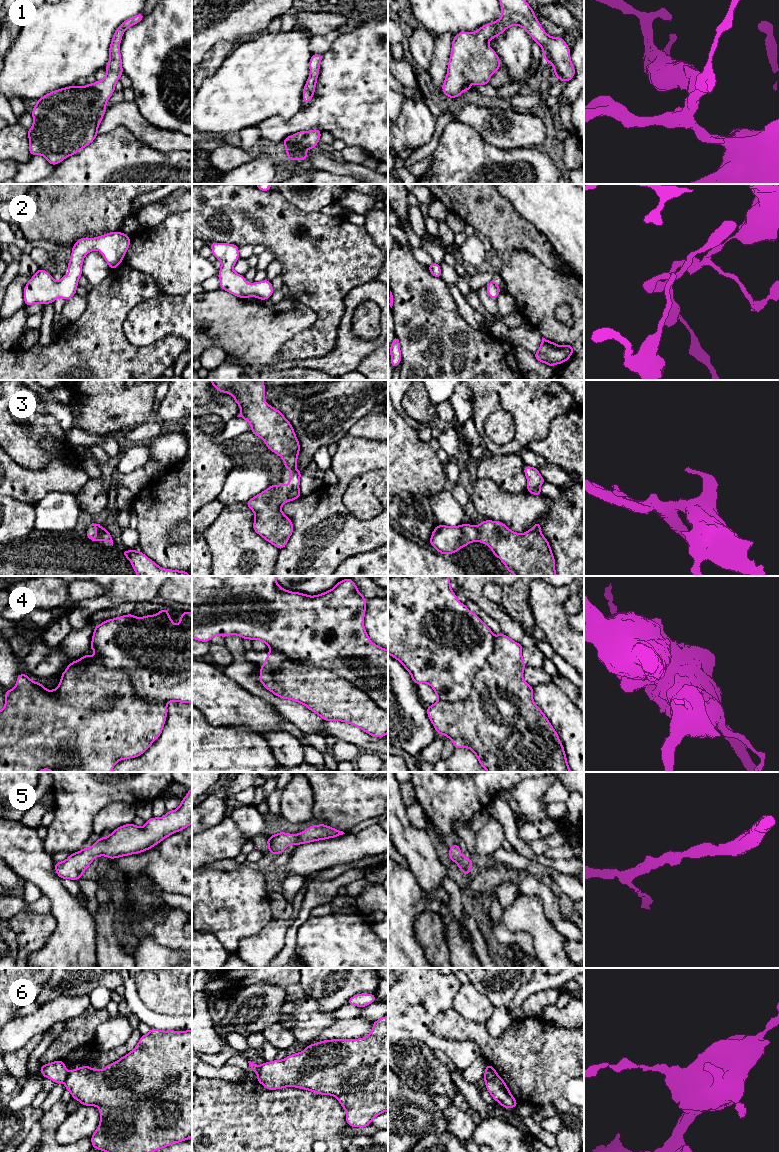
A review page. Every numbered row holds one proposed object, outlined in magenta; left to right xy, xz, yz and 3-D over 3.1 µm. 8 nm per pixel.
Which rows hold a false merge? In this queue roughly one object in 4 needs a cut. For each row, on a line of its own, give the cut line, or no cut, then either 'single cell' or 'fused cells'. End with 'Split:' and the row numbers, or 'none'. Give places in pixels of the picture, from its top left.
1: cut none; single cell
2: cut none; single cell
3: cut none; single cell
4: cut xz (270, 649), (304, 665), (320, 666), (344, 677), (387, 712); fused cells
5: cut none; single cell
6: cut yz (497, 1074), (491, 1079), (485, 1080); fused cells
Split: 4, 6

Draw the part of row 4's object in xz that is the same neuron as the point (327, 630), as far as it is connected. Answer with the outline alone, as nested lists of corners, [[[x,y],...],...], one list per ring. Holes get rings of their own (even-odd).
[[[192,576],[192,638],[210,642],[214,636],[237,635],[260,640],[304,666],[321,667],[343,677],[364,691],[382,710],[388,712],[388,650],[374,644],[364,627],[367,599],[350,578],[331,590],[309,596],[291,592],[277,584],[277,576]]]

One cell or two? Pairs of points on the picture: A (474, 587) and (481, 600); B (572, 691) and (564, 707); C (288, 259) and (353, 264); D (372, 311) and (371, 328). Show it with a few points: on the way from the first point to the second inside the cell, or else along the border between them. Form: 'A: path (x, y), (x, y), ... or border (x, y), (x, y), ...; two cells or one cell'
A: path (474, 590), (478, 597); one cell
B: border (552, 681), (573, 702); two cells
C: path (304, 263), (306, 265), (337, 264); one cell
D: path (371, 315), (371, 324); one cell

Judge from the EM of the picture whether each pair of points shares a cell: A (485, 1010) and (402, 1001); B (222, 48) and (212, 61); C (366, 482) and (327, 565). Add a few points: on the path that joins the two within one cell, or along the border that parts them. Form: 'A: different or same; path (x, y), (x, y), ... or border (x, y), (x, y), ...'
A: different; border (461, 984), (455, 995), (452, 1007)
B: same; path (220, 51), (214, 58)
C: different; border (344, 491), (343, 503), (352, 514), (374, 517)

